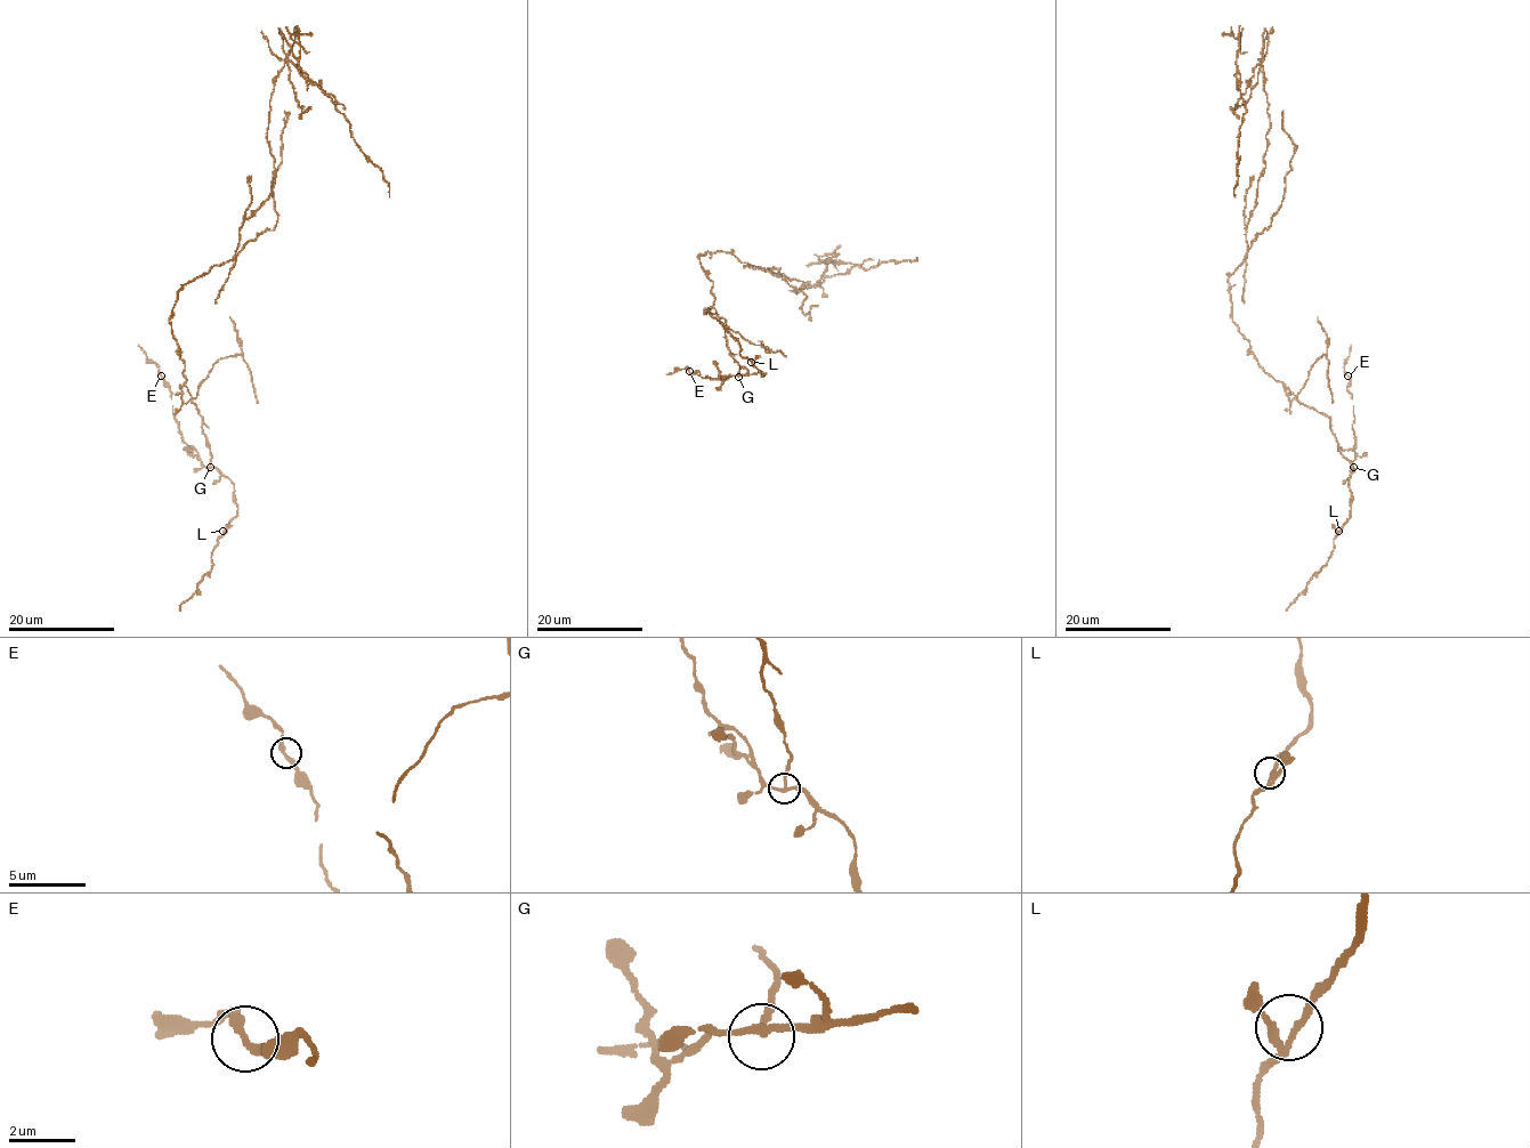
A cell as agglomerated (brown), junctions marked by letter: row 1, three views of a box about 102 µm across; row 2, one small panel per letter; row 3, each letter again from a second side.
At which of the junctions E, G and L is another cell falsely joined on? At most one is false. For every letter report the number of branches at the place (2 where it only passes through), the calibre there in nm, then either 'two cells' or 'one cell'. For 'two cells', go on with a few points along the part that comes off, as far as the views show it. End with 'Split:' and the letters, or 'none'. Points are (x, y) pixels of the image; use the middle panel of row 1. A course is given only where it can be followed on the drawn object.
E: branches 2; calibre 280 nm; one cell
G: branches 3; calibre 200 nm; two cells; course (738, 377), (713, 282), (697, 256), (730, 252), (799, 280), (796, 293), (857, 265), (917, 258)
L: branches 3; calibre 190 nm; one cell
Split: G

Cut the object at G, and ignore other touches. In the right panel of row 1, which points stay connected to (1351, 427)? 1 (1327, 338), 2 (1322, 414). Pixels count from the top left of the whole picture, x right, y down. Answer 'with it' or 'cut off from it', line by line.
1: cut off from it
2: cut off from it

